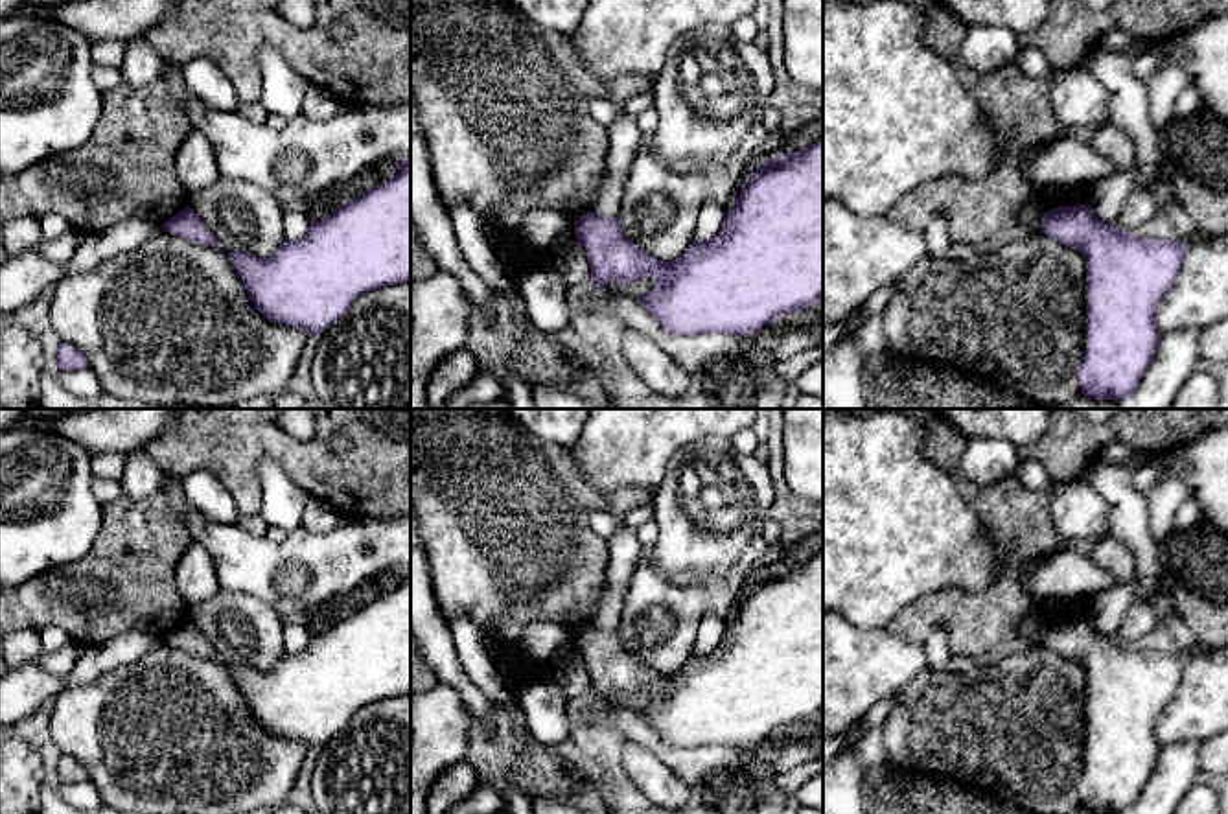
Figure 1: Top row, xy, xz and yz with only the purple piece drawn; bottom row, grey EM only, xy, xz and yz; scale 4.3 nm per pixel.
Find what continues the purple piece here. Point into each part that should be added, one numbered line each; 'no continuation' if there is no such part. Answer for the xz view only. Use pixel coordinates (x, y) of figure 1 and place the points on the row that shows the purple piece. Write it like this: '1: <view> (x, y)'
1: xz (625, 137)

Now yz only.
1: yz (1031, 216)

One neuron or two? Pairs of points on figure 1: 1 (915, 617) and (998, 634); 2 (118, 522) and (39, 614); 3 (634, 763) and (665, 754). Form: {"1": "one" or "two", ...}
{"1": "one", "2": "one", "3": "two"}

